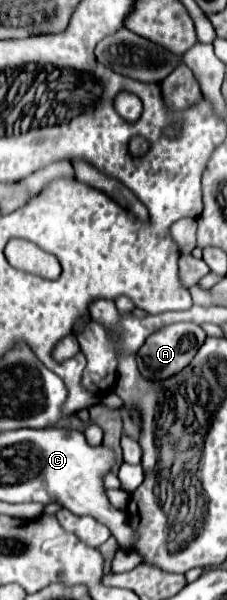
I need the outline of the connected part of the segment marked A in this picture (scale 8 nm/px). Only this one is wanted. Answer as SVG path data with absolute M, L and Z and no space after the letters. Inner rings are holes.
M173 323L169 327L159 329L157 333L147 337L145 345L137 353L141 375L149 381L163 381L163 379L177 375L183 367L187 367L193 361L203 339L205 339L205 333L201 331L201 327L193 323ZM183 335L187 335L187 339L183 339Z

